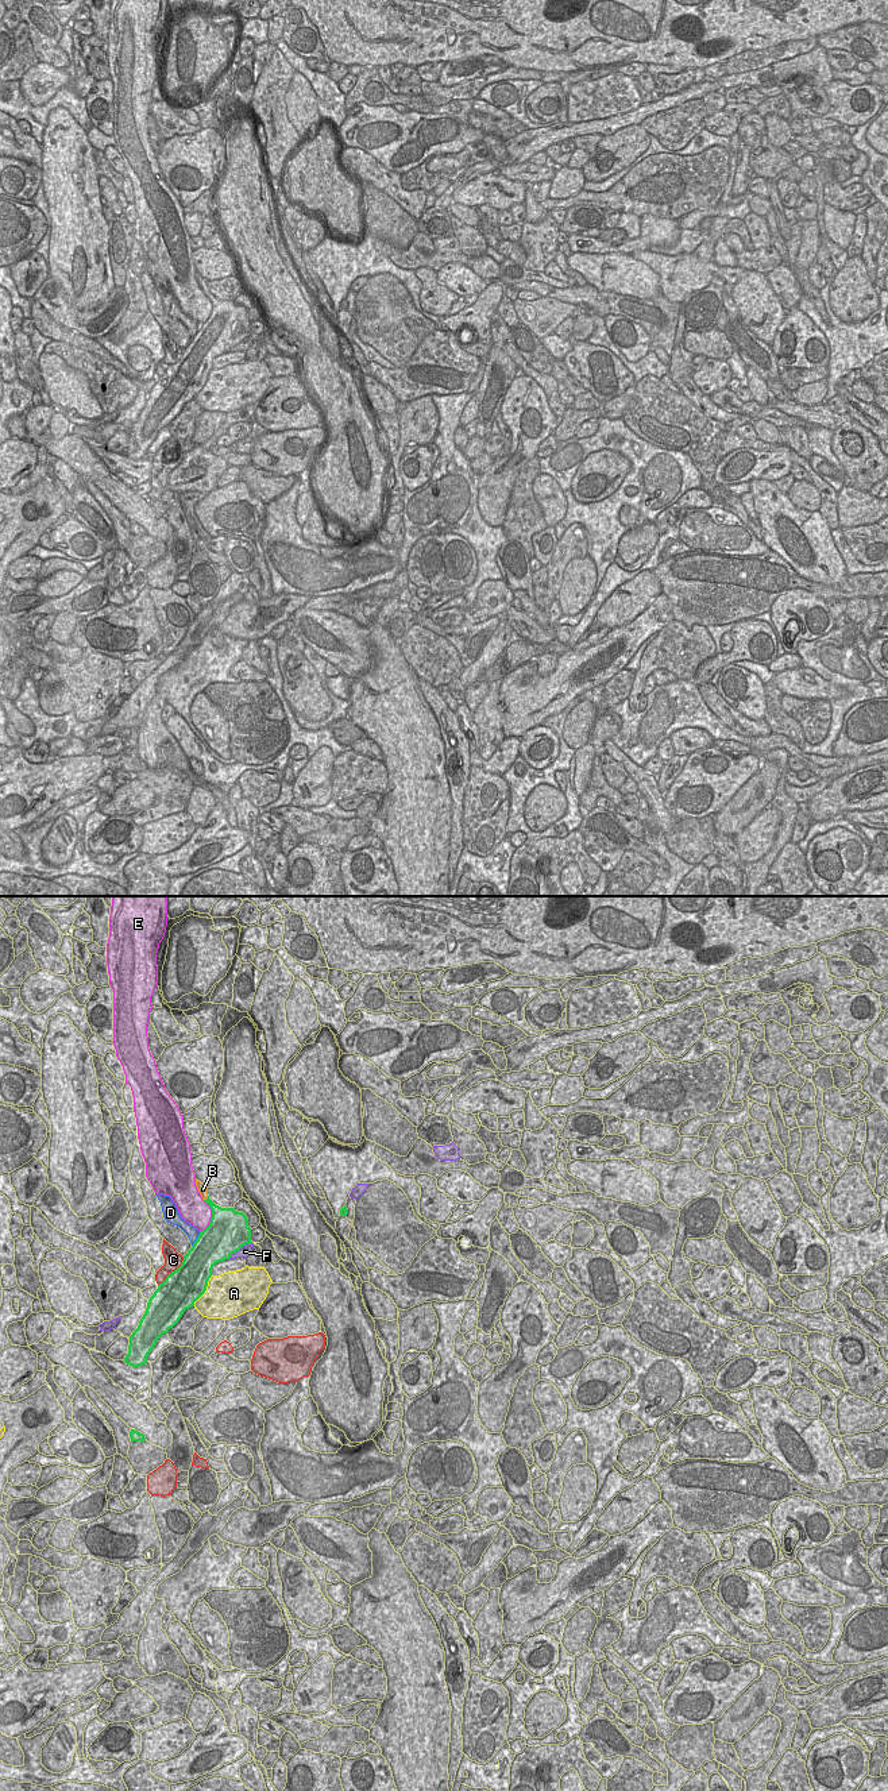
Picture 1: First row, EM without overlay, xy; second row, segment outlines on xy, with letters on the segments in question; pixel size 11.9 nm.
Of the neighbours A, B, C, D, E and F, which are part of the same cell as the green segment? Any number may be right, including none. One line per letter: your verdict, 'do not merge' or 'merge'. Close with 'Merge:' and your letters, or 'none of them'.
A: do not merge
B: do not merge
C: do not merge
D: do not merge
E: do not merge
F: do not merge
Merge: none of them

